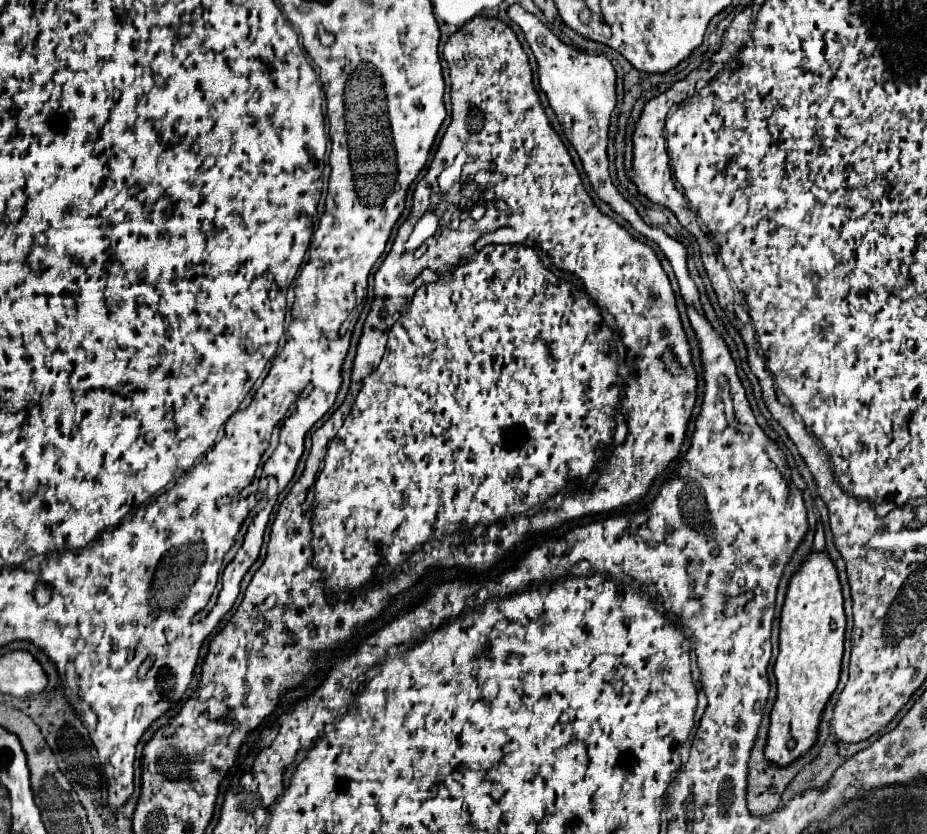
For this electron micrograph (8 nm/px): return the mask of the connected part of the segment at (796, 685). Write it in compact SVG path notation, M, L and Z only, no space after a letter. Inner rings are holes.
M812 552L790 580L780 616L780 654L774 664L778 694L770 712L768 742L764 748L764 758L770 764L786 768L816 744L822 712L840 680L844 630L844 600L834 562L824 552ZM788 738L796 738L798 742L792 752L786 746Z

